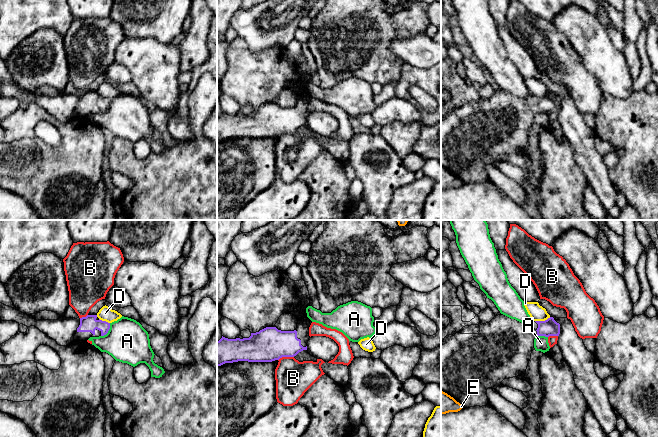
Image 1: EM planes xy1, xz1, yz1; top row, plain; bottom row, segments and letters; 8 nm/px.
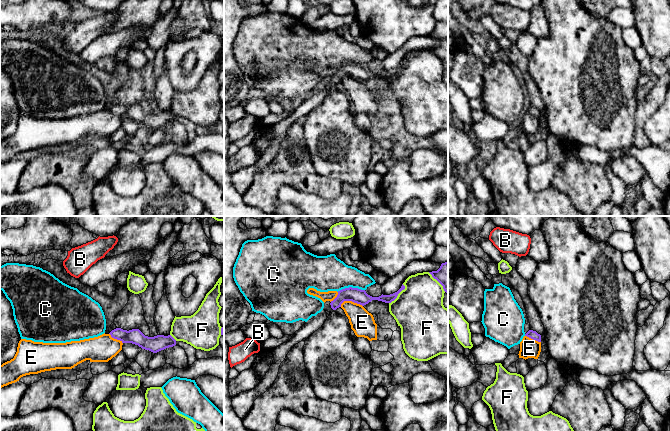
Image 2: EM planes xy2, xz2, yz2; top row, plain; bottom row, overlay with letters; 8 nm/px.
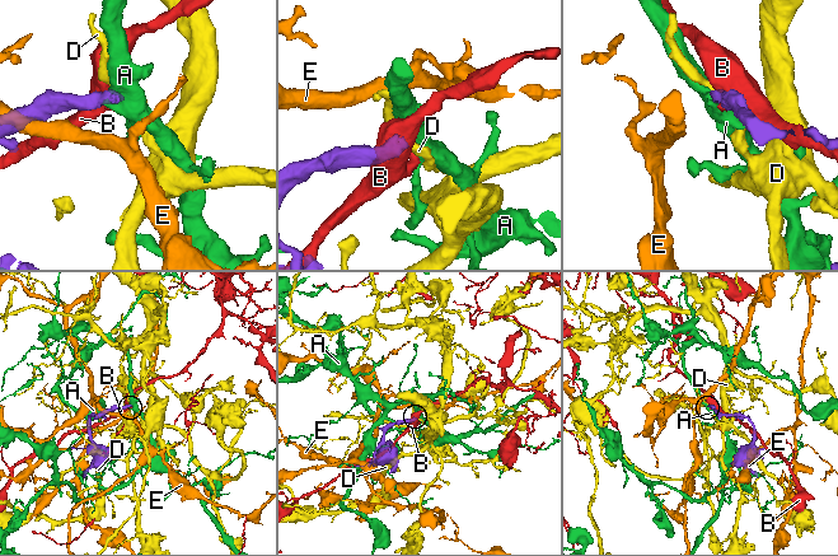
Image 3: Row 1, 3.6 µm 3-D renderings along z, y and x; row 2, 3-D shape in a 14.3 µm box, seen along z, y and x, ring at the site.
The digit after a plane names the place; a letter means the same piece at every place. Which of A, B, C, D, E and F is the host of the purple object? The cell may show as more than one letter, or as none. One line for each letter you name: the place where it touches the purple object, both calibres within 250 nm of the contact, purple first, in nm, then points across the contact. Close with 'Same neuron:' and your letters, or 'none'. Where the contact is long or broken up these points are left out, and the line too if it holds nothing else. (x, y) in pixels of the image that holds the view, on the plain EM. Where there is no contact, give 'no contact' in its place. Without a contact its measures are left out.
Same neuron: none

